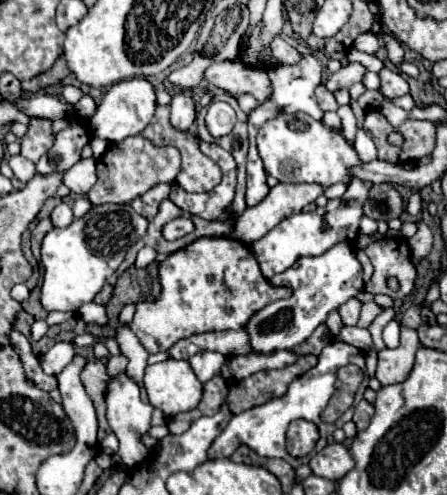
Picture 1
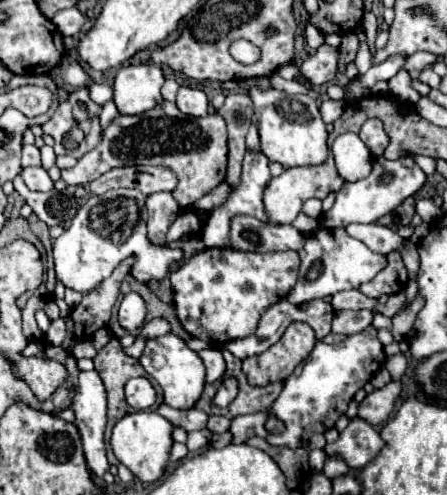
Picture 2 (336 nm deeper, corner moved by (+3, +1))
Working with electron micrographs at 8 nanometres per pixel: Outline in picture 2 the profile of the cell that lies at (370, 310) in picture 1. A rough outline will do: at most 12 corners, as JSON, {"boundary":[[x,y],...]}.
{"boundary":[[337,311],[333,333],[353,335],[365,329],[373,313]]}

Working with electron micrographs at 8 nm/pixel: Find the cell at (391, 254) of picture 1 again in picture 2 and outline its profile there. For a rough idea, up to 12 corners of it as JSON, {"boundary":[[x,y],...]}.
{"boundary":[[399,253],[387,255],[387,267],[359,287],[367,297],[403,291],[407,271]]}

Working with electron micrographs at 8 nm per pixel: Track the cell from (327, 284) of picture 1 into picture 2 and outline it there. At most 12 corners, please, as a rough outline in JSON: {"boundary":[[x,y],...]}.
{"boundary":[[345,229],[315,231],[299,251],[293,305],[359,289],[383,255]]}

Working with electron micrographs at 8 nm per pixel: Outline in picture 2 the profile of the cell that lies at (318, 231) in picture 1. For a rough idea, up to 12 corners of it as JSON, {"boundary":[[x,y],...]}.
{"boundary":[[413,157],[373,161],[345,183],[323,227],[375,223],[427,181]]}

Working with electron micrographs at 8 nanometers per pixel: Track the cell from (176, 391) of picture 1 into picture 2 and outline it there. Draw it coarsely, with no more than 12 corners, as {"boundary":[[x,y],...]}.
{"boundary":[[181,337],[149,339],[139,361],[163,401],[191,409],[205,365]]}

